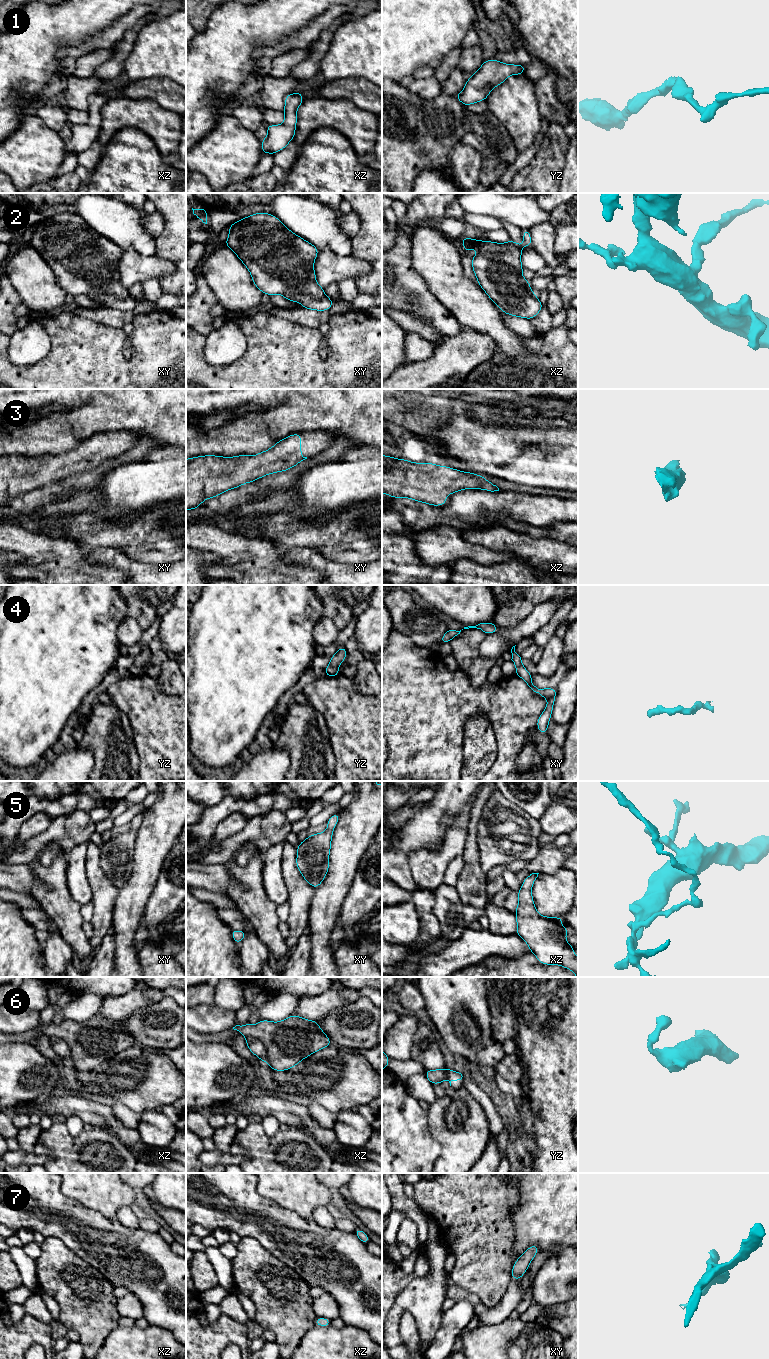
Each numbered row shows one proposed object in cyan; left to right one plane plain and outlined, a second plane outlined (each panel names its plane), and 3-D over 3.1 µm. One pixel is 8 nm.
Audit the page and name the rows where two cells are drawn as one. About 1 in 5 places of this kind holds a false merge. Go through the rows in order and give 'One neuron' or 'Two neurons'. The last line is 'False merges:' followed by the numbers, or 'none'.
1: One neuron
2: One neuron
3: One neuron
4: One neuron
5: One neuron
6: Two neurons
7: One neuron
False merges: 6

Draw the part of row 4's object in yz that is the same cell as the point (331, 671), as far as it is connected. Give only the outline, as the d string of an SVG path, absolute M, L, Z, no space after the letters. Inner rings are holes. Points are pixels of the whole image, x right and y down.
M339 647L337 652L330 658L329 665L324 669L327 677L334 677L340 674L338 666L344 662L347 655L346 647Z

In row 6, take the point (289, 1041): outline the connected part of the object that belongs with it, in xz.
M295 1014L279 1022L260 1020L256 1025L247 1023L233 1029L244 1037L256 1037L264 1044L266 1063L273 1071L289 1070L311 1054L332 1045L317 1021Z

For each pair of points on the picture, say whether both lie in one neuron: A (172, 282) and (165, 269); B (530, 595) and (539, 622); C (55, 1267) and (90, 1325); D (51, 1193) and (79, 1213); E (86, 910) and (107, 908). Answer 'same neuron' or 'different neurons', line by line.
A: different neurons
B: different neurons
C: same neuron
D: same neuron
E: different neurons

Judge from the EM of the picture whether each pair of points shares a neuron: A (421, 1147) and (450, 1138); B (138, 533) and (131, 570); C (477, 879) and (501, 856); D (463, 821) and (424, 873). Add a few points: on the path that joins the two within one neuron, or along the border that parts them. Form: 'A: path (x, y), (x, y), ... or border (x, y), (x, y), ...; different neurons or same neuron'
A: border (427, 1121), (429, 1133), (440, 1146), (435, 1162); different neurons
B: border (112, 547), (123, 549), (130, 556), (147, 562); different neurons
C: border (478, 849), (479, 866), (485, 873); different neurons
D: path (458, 834), (455, 842), (437, 860); same neuron

